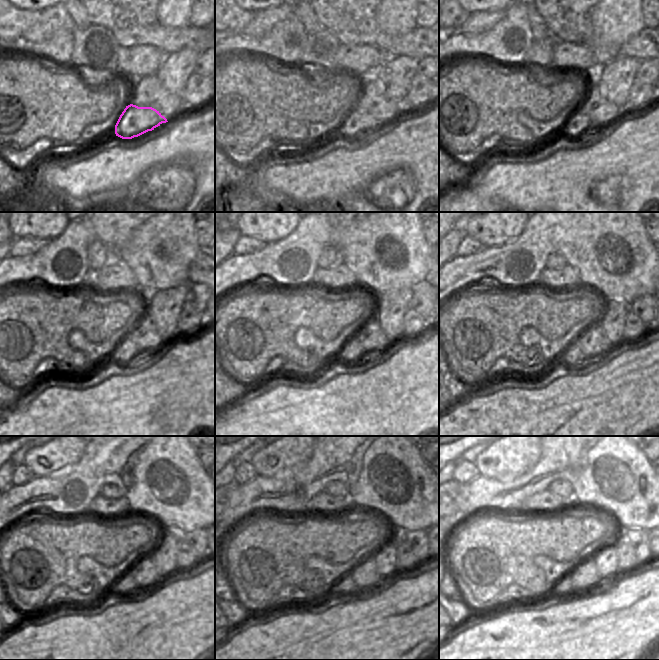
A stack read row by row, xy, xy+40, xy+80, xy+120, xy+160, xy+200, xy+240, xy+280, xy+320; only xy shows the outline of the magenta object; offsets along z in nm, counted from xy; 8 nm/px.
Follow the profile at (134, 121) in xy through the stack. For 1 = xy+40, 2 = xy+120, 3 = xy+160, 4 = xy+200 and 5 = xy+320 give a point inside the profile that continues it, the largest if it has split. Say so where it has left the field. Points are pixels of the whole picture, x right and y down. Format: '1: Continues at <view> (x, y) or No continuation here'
1: Continues at xy+40 (354, 123)
2: Continues at xy+120 (126, 351)
3: Continues at xy+160 (349, 353)
4: Continues at xy+200 (572, 356)
5: Continues at xy+320 (562, 588).

